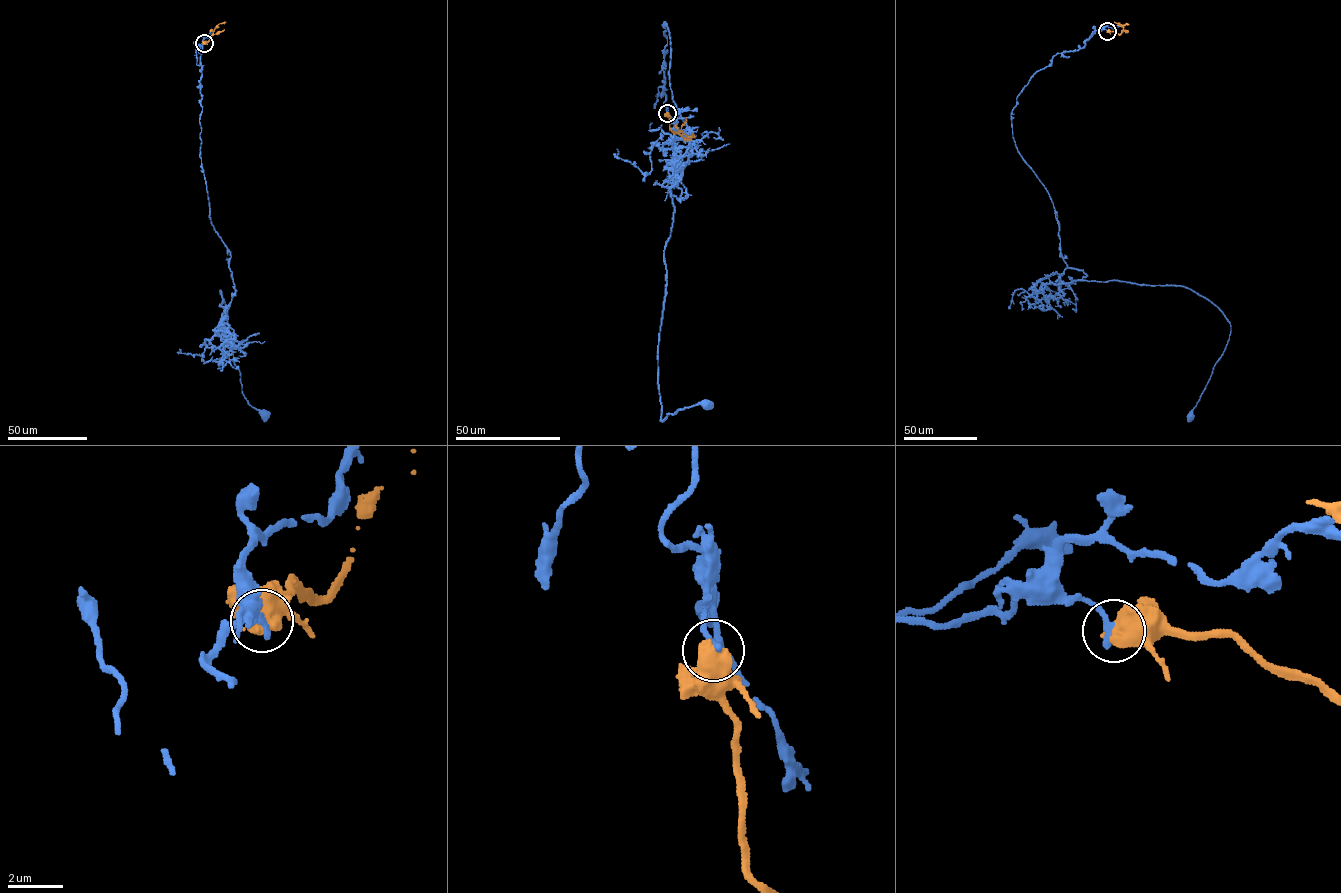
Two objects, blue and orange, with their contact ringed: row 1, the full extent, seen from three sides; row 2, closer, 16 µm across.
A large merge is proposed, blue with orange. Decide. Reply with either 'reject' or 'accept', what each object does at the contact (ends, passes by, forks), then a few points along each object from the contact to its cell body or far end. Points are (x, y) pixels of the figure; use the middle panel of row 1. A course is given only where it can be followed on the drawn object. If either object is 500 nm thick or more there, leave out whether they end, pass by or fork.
reject; course blue (667, 113), (665, 22), (673, 101), (692, 154), (678, 172), (679, 199), (670, 196), (660, 421), (707, 403); course orange (667, 113), (671, 130), (677, 133), (680, 130), (694, 138)

